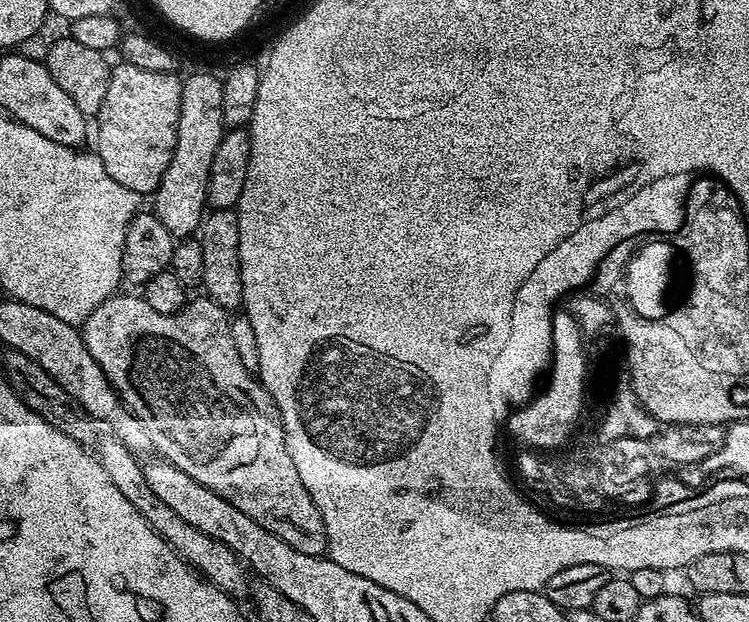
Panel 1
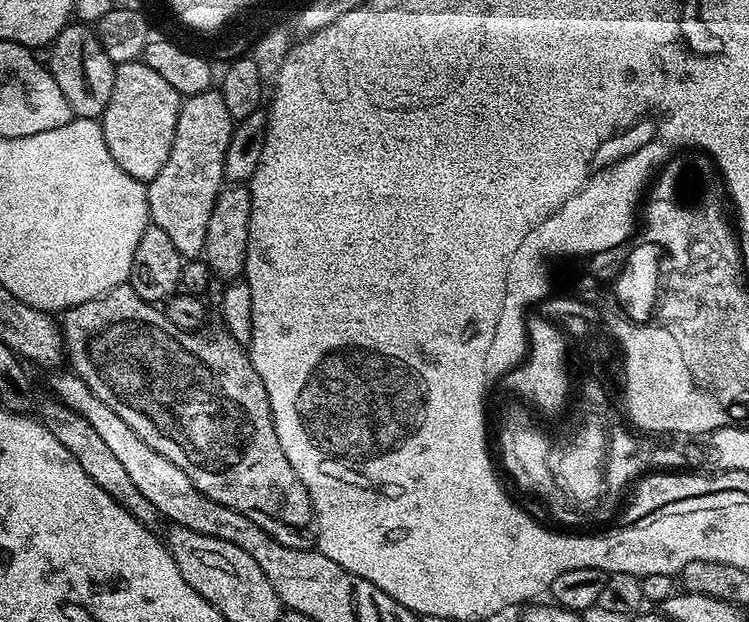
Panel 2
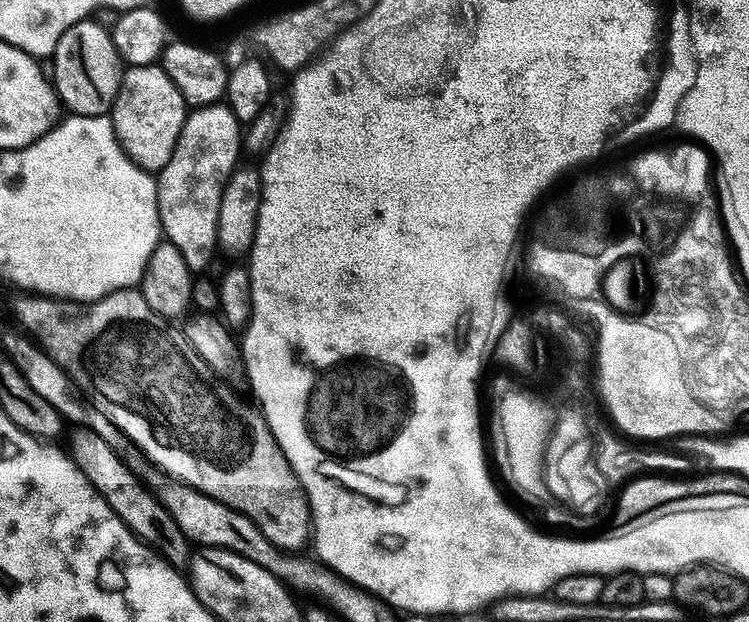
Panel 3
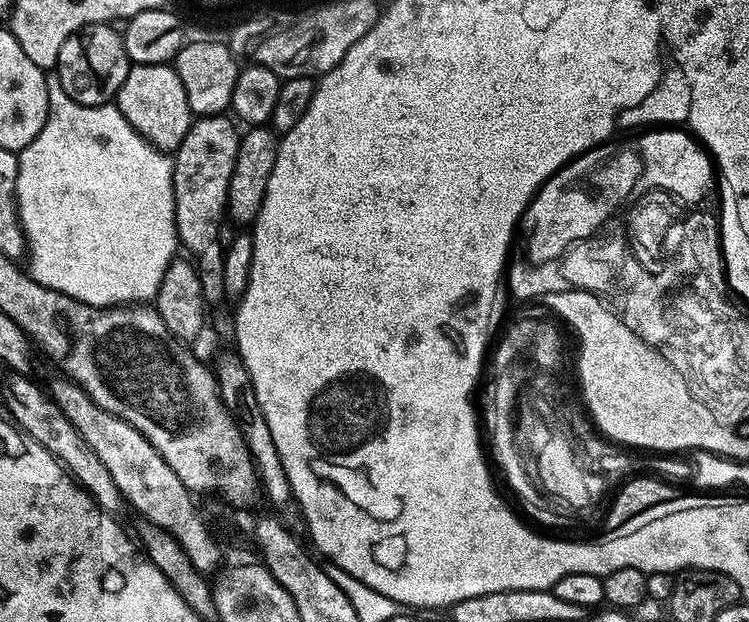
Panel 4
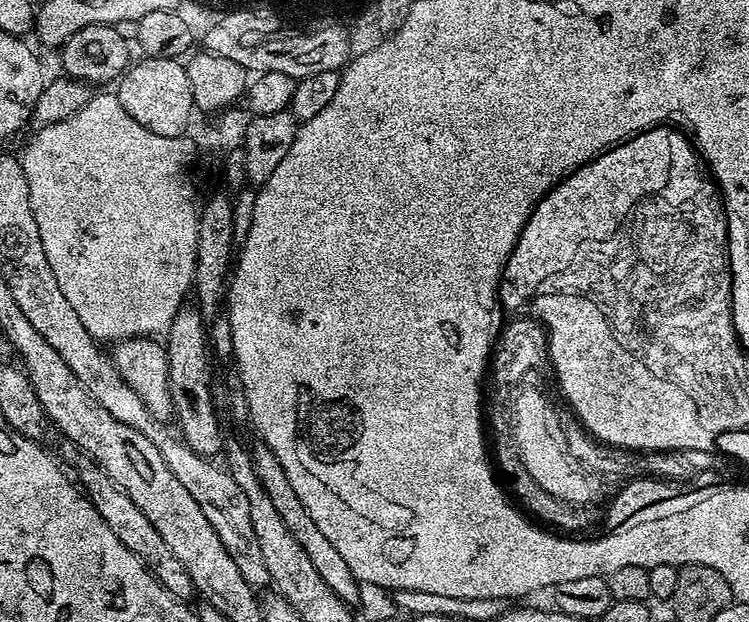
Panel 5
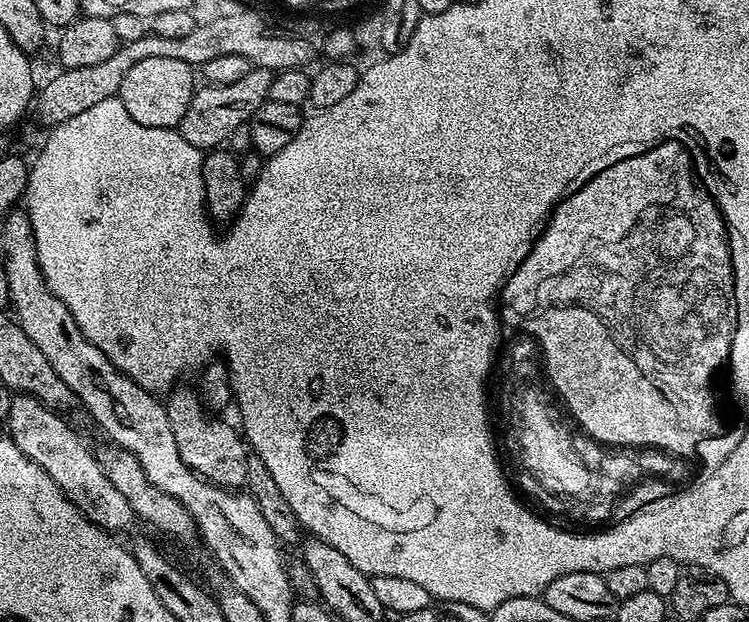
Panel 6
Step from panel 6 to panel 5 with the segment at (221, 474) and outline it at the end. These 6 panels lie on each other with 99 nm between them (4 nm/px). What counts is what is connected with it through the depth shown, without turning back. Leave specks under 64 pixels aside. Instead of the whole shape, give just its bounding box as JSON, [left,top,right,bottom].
[166,307,226,458]

